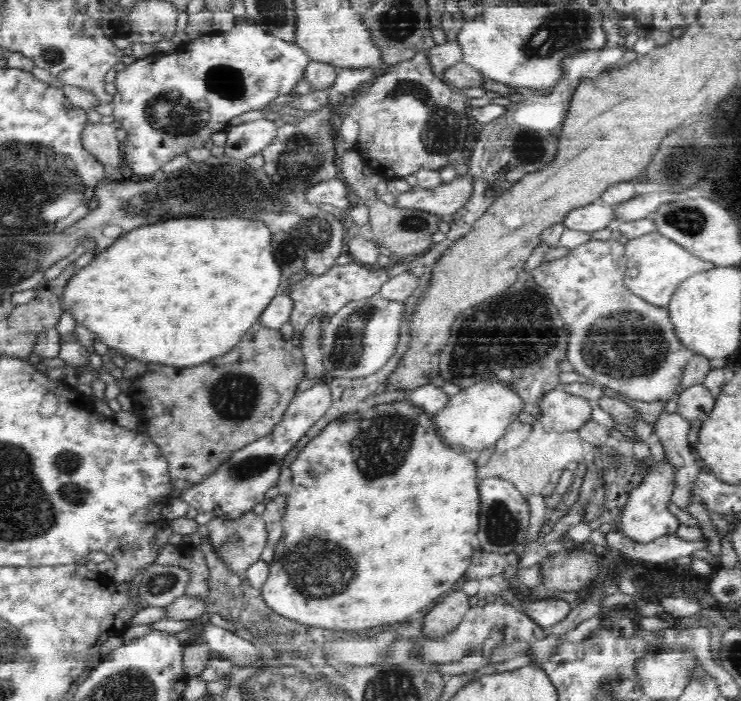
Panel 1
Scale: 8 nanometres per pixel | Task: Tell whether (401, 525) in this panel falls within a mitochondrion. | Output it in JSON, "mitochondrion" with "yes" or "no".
{"mitochondrion":"no"}

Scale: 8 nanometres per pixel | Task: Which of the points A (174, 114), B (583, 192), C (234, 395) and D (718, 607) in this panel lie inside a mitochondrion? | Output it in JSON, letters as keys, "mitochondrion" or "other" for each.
{"A":"mitochondrion","B":"other","C":"mitochondrion","D":"other"}

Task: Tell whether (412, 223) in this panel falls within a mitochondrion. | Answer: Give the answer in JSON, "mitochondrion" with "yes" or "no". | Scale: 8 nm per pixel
{"mitochondrion":"yes"}

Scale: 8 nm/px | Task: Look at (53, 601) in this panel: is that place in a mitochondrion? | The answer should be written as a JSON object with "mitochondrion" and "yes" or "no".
{"mitochondrion":"no"}

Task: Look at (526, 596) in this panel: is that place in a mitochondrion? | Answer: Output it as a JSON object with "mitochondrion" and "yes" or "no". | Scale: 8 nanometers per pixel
{"mitochondrion":"no"}

